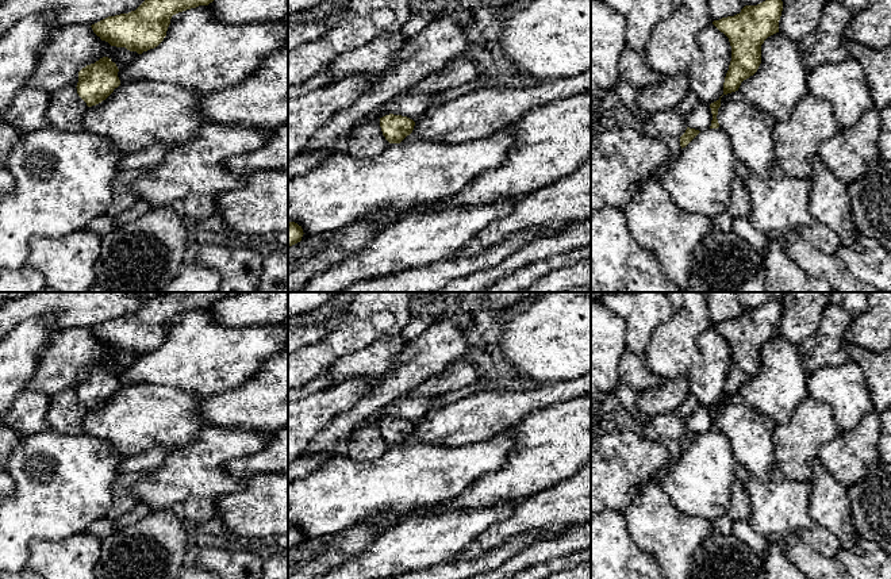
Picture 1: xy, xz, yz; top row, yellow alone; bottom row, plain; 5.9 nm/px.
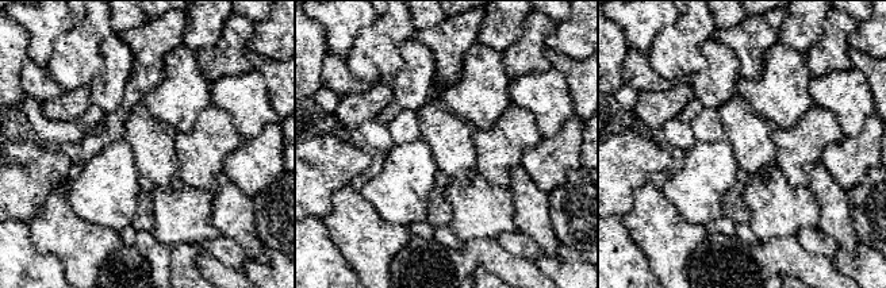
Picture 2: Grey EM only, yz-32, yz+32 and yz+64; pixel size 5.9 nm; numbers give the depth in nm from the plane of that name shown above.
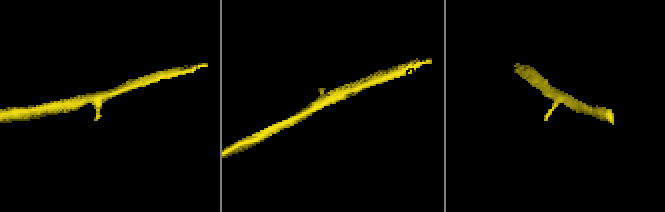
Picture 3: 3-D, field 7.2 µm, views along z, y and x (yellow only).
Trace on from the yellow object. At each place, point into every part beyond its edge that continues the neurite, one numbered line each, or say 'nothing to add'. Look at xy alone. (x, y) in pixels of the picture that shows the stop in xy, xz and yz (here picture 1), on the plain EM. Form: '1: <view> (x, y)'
nothing to add

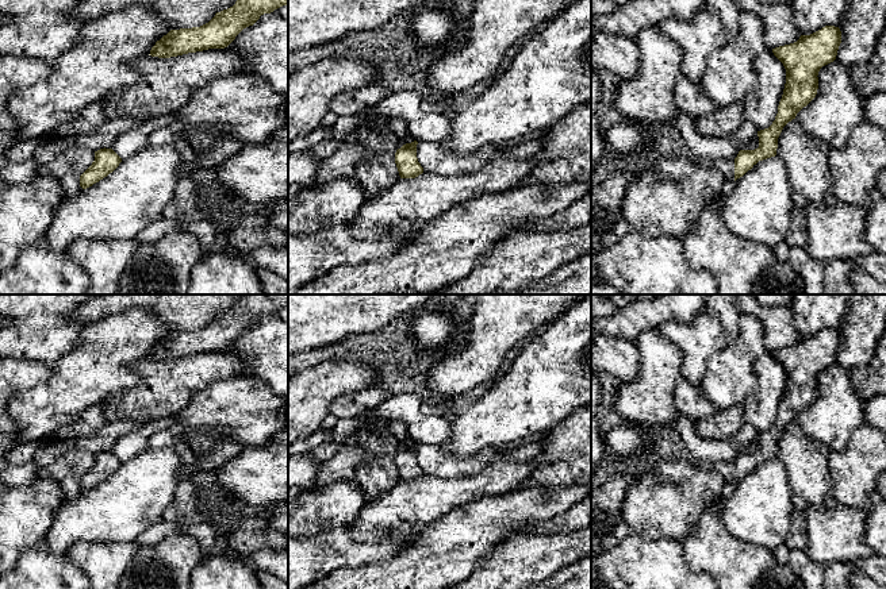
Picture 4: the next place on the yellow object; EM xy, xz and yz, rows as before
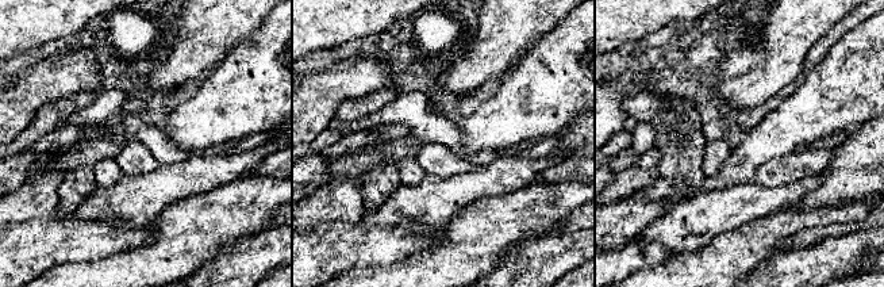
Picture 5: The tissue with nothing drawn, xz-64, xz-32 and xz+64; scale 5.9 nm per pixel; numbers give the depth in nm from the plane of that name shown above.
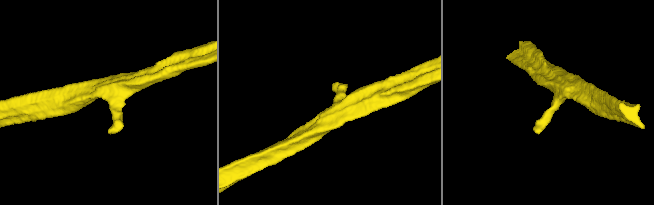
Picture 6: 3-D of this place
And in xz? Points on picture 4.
nothing to add

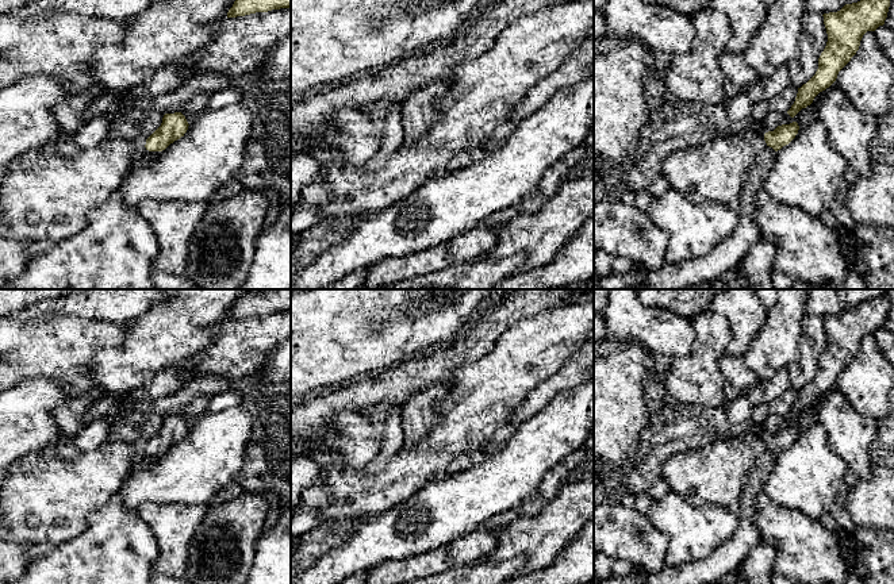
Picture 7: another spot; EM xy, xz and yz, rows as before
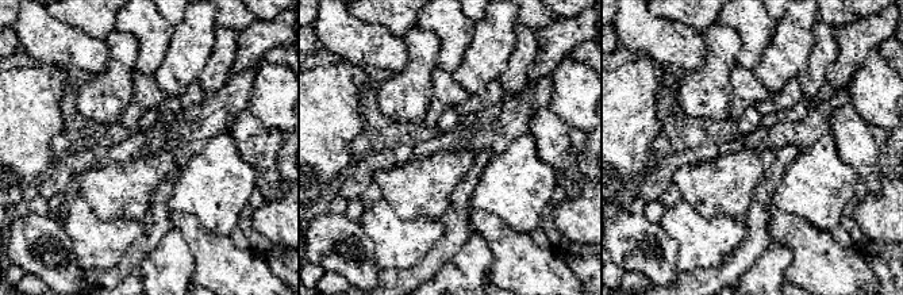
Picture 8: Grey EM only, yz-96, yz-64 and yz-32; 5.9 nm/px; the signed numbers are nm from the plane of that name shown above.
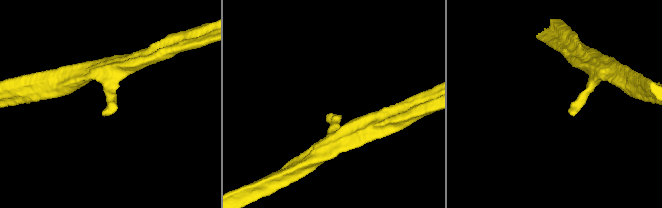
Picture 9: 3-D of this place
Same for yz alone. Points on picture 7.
1: yz (728, 556)

